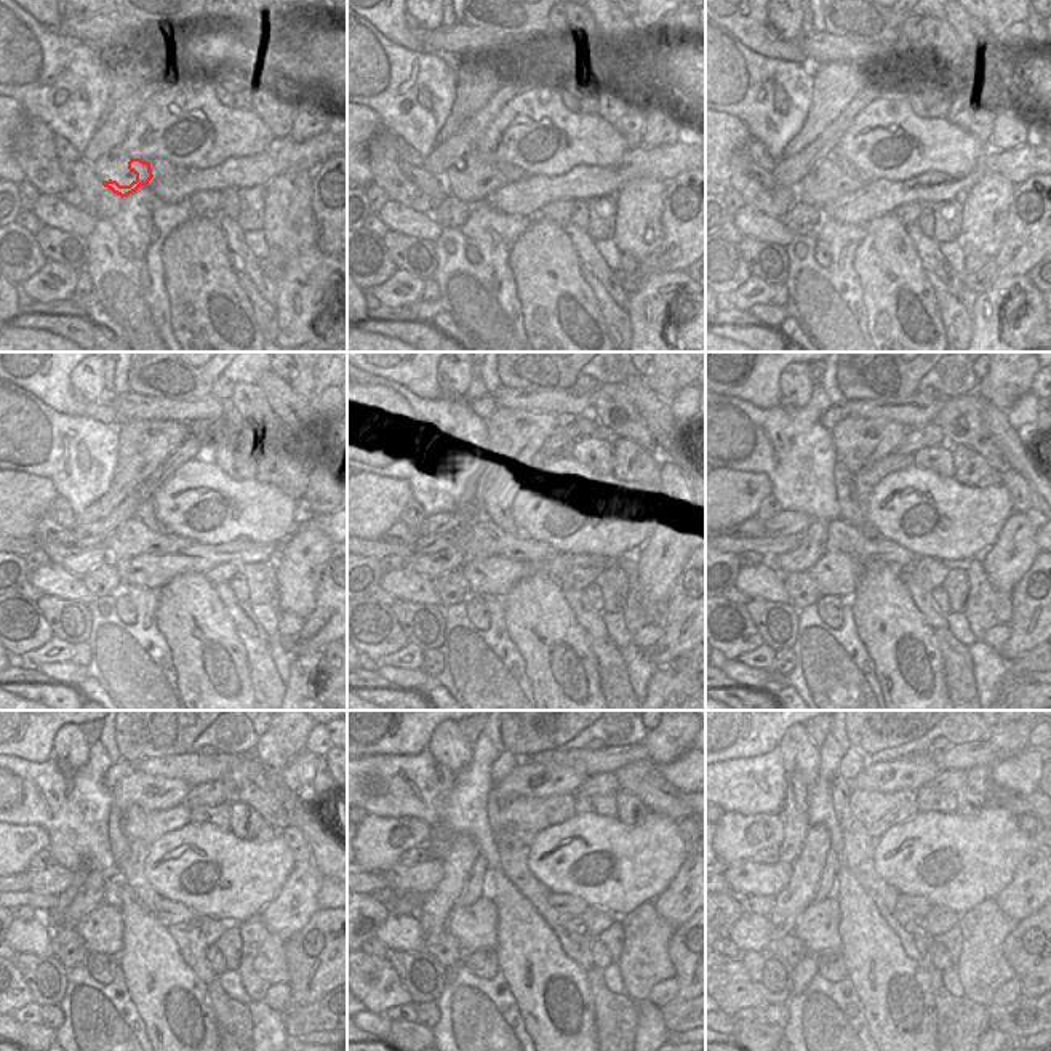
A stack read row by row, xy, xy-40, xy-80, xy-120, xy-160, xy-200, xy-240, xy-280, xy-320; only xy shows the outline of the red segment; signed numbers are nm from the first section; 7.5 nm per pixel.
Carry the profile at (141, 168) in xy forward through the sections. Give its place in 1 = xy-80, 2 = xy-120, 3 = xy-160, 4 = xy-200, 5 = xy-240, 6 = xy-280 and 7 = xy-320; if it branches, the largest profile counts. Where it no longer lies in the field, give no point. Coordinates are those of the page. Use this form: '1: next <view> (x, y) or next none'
1: next xy-80 (837, 191)
2: next xy-120 (136, 539)
3: next xy-160 (493, 541)
4: next xy-200 (853, 541)
5: next xy-240 (170, 912)
6: next xy-280 (547, 909)
7: next xy-320 (917, 906)

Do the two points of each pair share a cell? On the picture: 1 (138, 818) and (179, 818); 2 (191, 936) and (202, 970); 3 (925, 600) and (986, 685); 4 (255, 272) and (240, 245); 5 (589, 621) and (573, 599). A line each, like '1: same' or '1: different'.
1: same
2: same
3: same
4: same
5: same

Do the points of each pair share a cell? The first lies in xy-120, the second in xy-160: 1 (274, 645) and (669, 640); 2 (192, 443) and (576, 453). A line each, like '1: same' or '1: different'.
1: different
2: different

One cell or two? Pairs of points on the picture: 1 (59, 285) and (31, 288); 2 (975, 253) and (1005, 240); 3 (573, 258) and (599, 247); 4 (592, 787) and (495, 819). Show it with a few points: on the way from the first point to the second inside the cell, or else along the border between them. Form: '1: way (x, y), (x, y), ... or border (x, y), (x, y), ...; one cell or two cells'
1: way (53, 285), (37, 287); one cell
2: border (991, 248), (992, 274), (1002, 283); two cells
3: border (570, 221), (587, 255); two cells
4: border (563, 781), (573, 781), (586, 799); two cells

